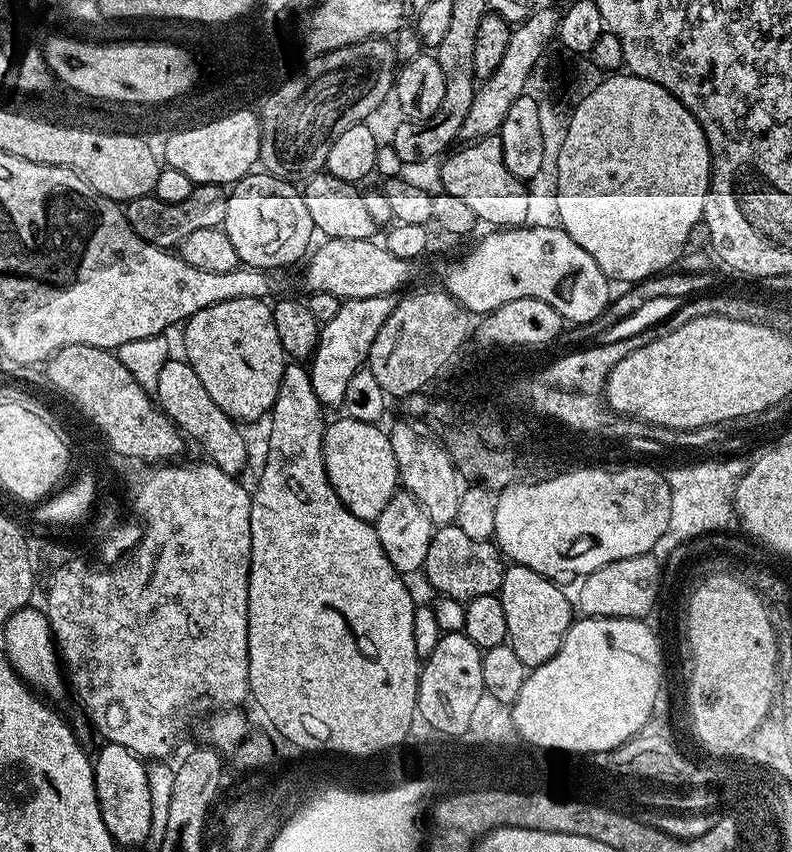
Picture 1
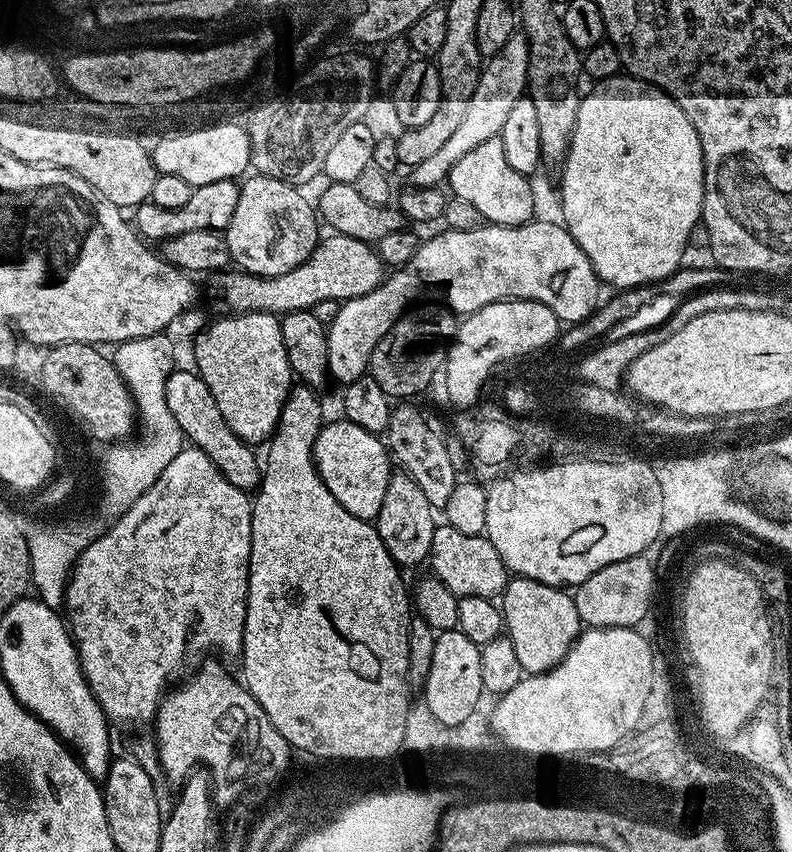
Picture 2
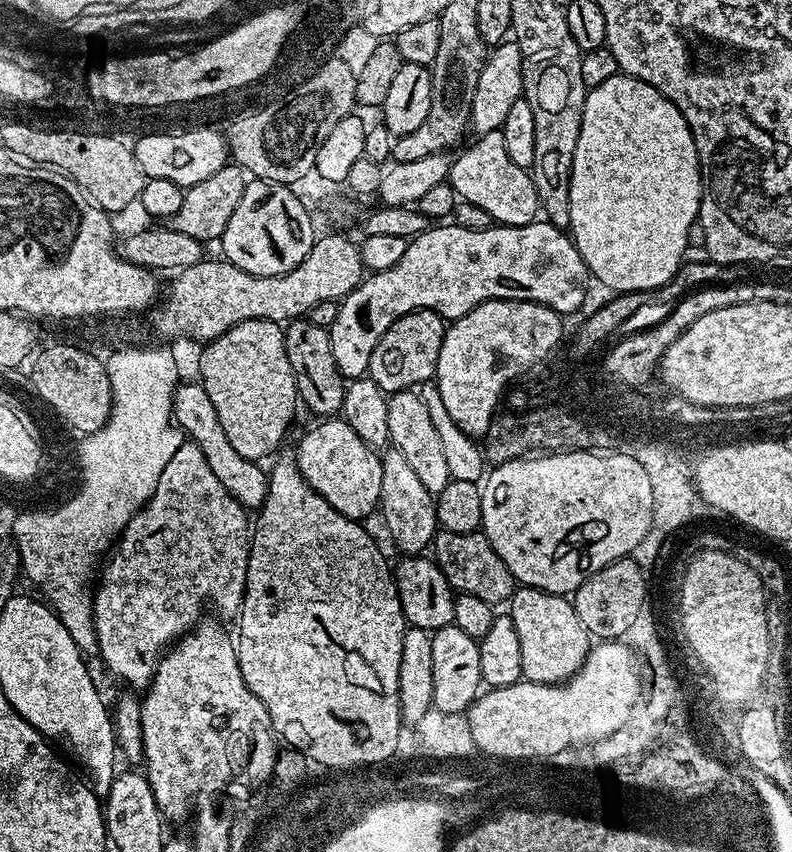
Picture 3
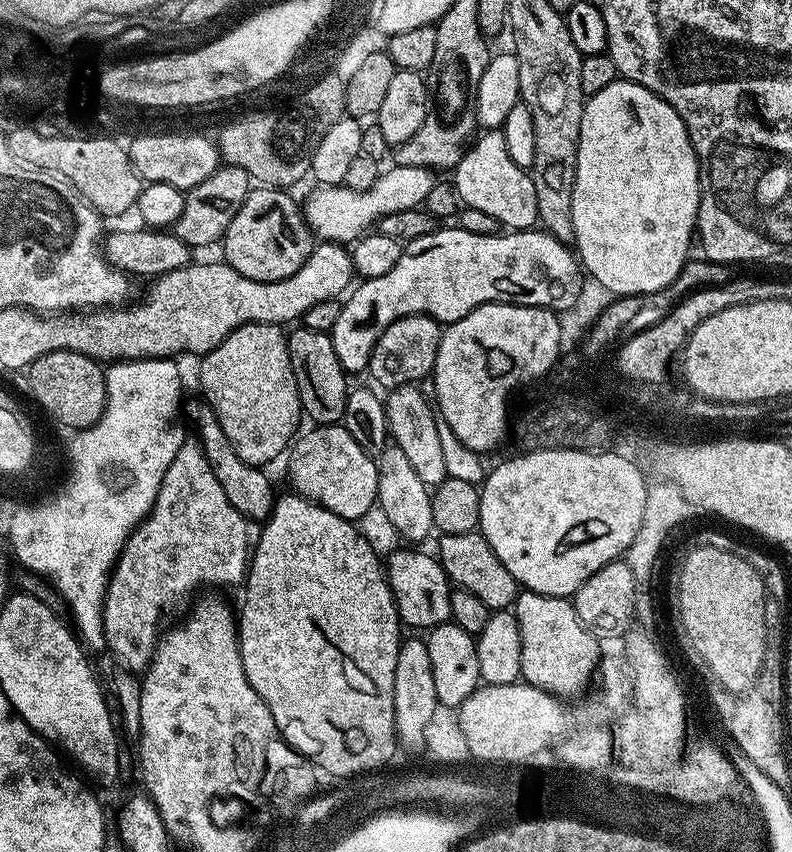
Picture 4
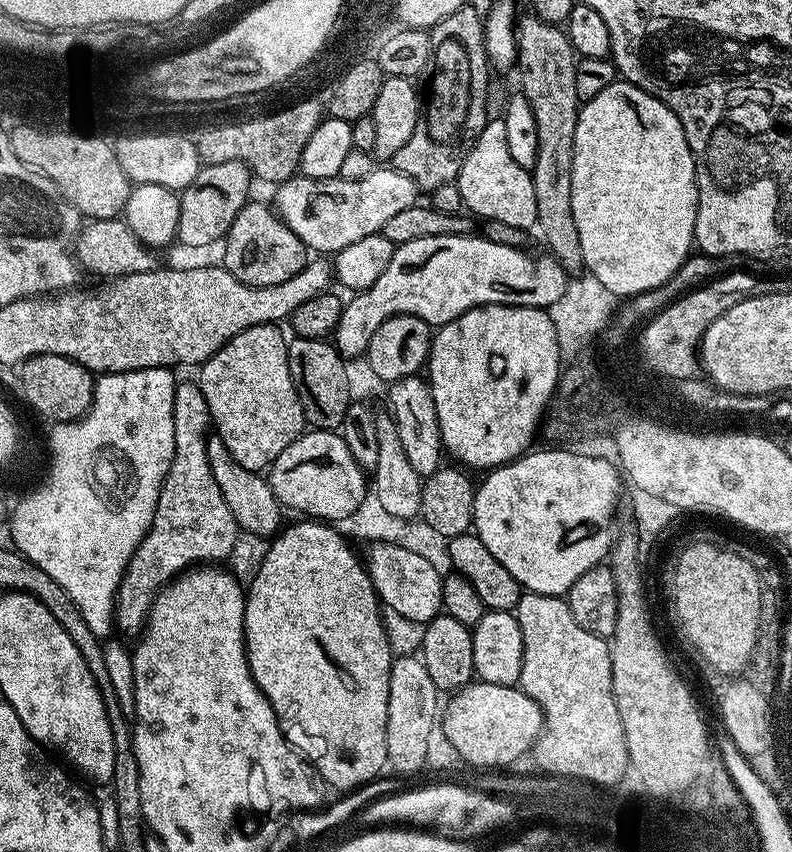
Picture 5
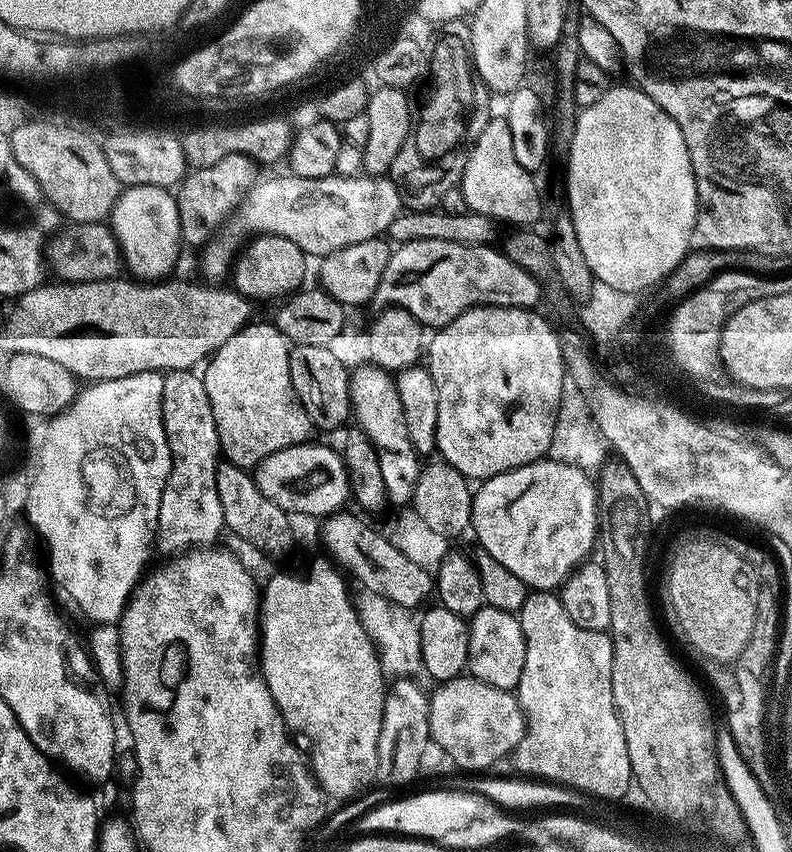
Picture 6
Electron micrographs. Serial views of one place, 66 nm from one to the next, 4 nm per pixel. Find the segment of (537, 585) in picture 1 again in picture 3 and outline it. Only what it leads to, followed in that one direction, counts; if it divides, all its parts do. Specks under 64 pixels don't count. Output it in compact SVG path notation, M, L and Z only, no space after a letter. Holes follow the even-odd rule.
M520 586L512 593L506 612L512 617L514 630L518 630L525 681L559 684L571 680L574 673L579 672L590 651L590 637L586 626L578 622L576 605L568 596Z

